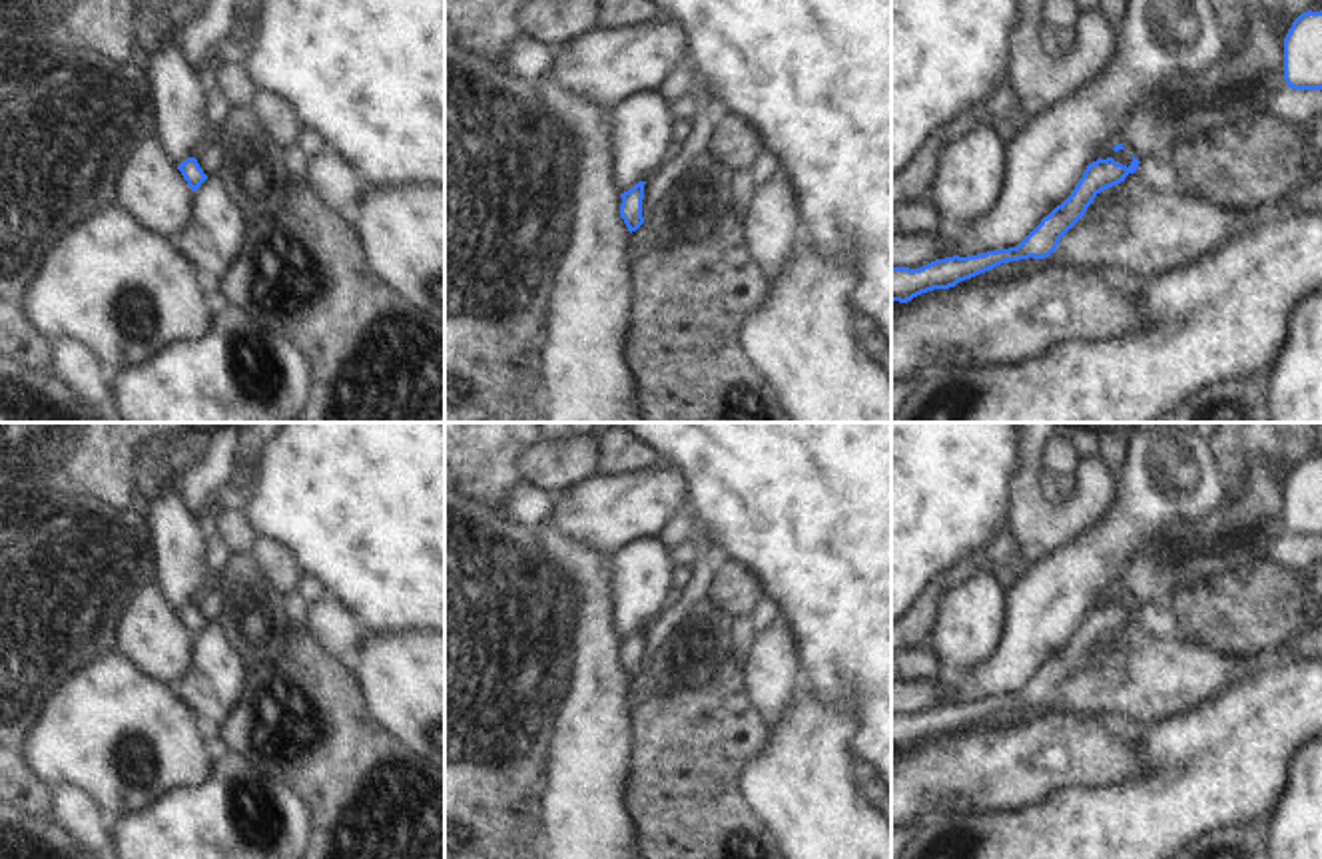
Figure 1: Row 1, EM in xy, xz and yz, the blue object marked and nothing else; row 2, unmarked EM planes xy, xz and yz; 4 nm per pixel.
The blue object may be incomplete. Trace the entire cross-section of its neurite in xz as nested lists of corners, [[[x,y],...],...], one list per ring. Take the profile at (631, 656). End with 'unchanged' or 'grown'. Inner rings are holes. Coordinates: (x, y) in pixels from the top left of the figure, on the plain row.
[[[638,628],[632,636],[620,640],[622,644],[620,664],[624,666],[630,680],[644,670],[642,664],[644,630],[646,628]]]; unchanged

